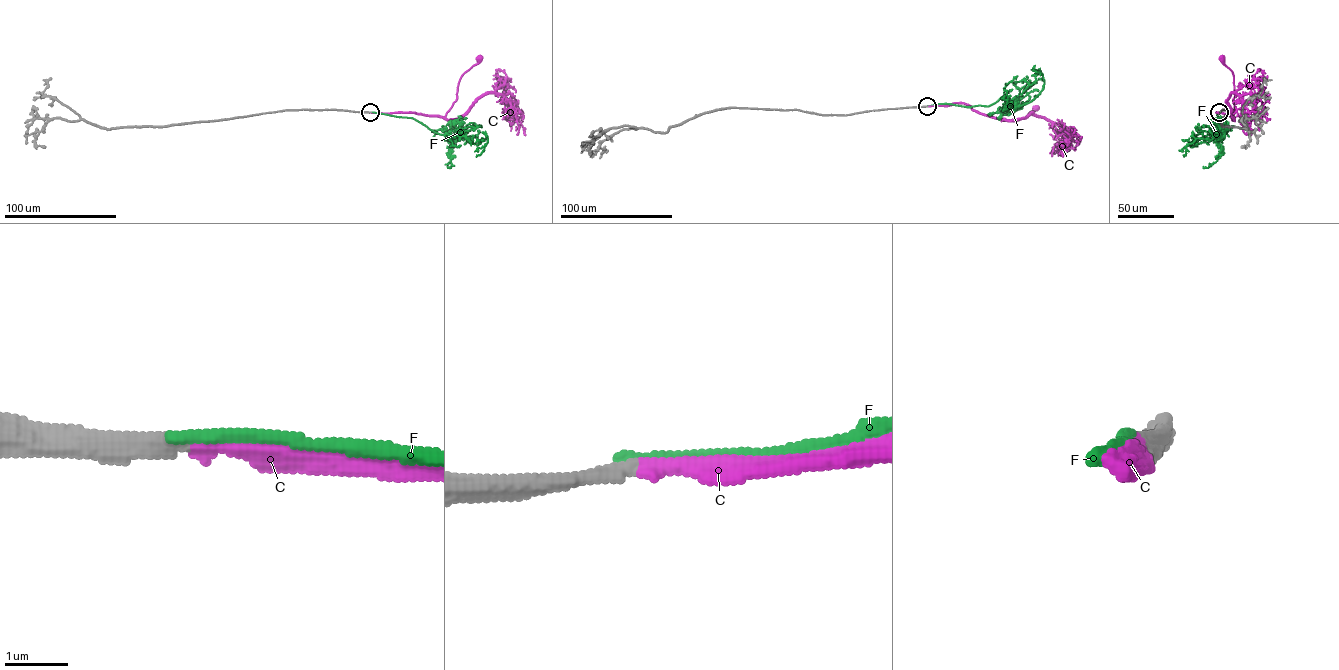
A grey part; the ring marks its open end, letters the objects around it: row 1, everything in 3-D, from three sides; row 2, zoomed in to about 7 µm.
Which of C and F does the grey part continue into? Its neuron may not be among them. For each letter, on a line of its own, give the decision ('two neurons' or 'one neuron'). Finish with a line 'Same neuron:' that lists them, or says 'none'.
C: one neuron
F: two neurons
Same neuron: C

